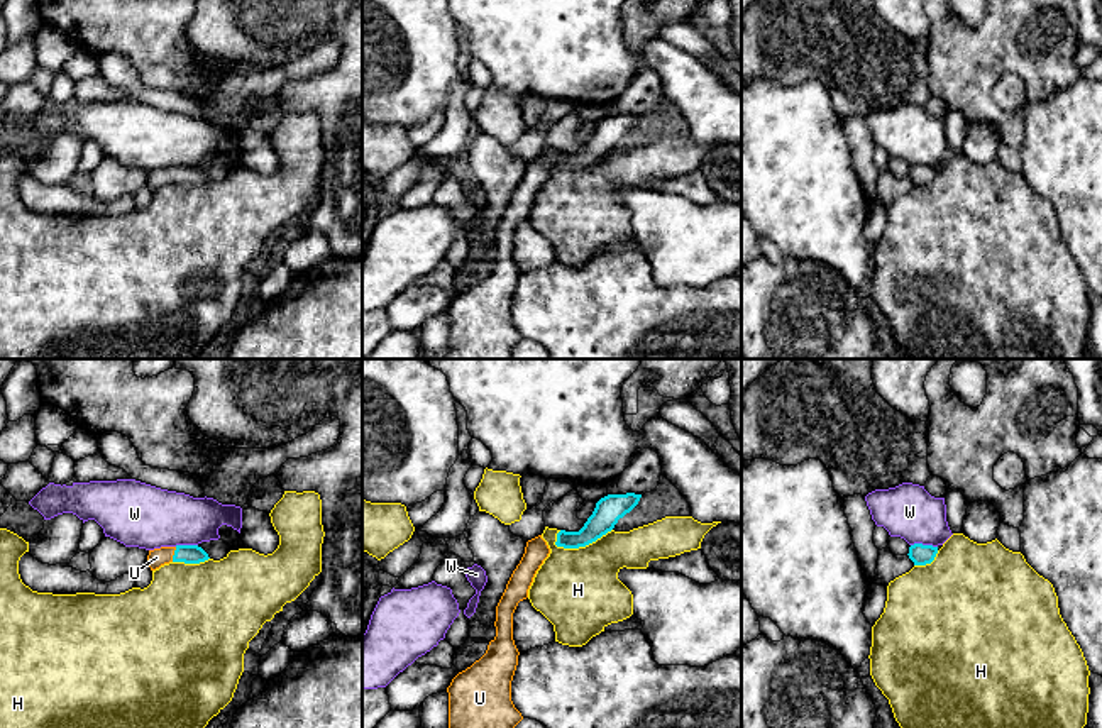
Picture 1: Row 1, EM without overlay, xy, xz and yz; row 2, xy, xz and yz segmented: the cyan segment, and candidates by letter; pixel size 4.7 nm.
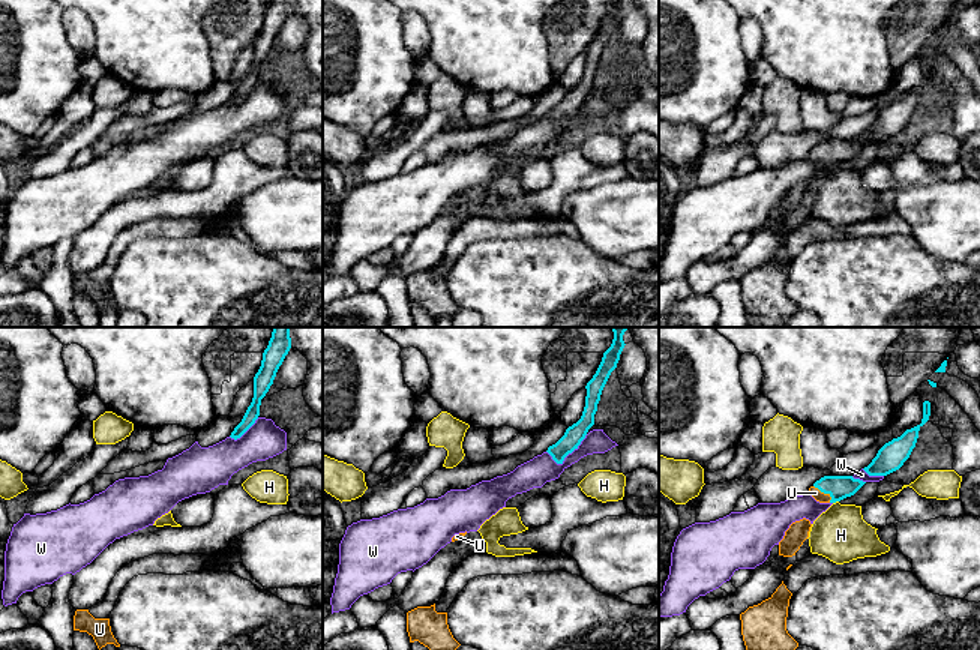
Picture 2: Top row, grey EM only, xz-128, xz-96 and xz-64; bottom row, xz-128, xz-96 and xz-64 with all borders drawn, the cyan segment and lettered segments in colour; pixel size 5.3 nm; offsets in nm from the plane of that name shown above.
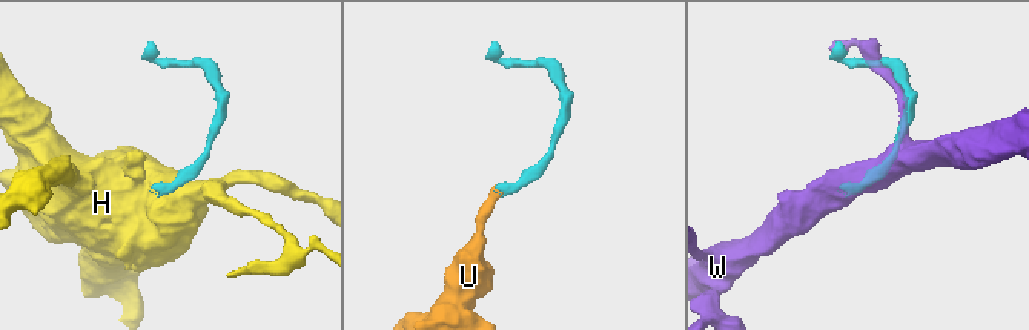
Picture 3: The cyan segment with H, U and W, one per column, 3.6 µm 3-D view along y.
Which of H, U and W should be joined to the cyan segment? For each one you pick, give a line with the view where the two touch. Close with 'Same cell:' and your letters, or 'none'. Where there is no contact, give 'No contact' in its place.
U: Touches cyan in xy
Same cell: U

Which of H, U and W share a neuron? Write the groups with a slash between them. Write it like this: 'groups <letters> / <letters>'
groups H / U / W

